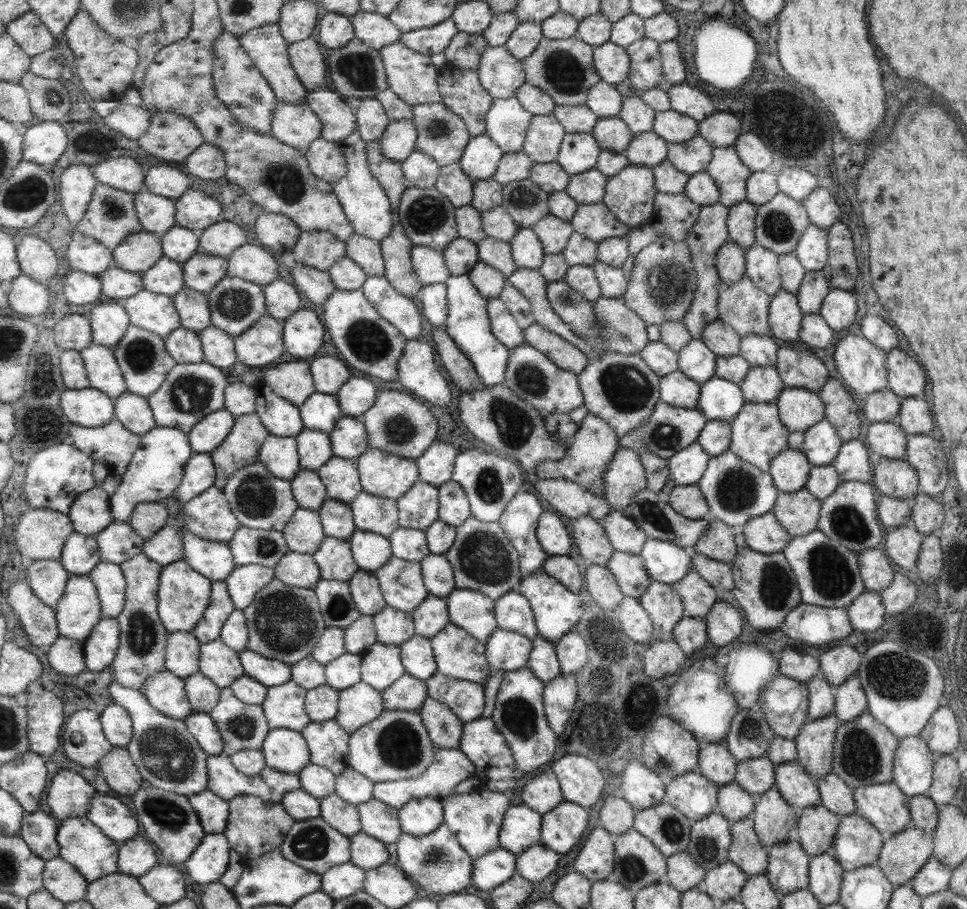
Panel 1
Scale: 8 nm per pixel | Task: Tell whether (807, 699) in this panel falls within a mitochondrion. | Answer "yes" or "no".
no

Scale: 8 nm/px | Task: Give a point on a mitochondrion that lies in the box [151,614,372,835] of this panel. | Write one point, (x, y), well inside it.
(242, 727)

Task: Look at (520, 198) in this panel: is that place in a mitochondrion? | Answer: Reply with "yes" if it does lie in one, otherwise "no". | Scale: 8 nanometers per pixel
yes

